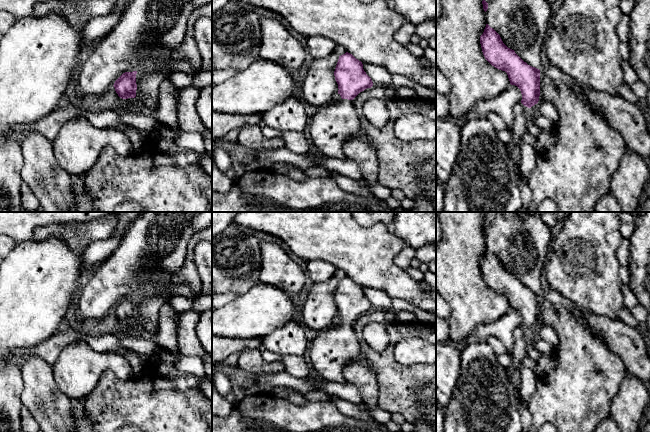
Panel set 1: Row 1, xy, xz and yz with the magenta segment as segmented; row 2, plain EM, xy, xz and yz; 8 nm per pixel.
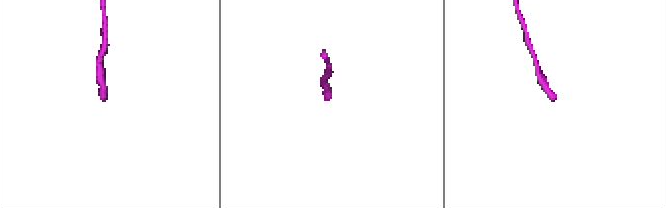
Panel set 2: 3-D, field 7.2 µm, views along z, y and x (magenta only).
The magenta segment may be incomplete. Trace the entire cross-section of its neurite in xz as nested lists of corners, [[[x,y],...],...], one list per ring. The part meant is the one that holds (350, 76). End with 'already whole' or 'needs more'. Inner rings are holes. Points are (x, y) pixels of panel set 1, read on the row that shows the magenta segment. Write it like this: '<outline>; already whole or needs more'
[[[348,52],[339,56],[334,76],[338,84],[338,94],[341,98],[338,101],[332,101],[319,107],[318,111],[310,117],[308,130],[315,147],[325,157],[347,159],[343,152],[344,142],[361,130],[359,115],[354,108],[353,99],[360,92],[371,88],[373,82],[364,71],[362,62]]]; needs more

